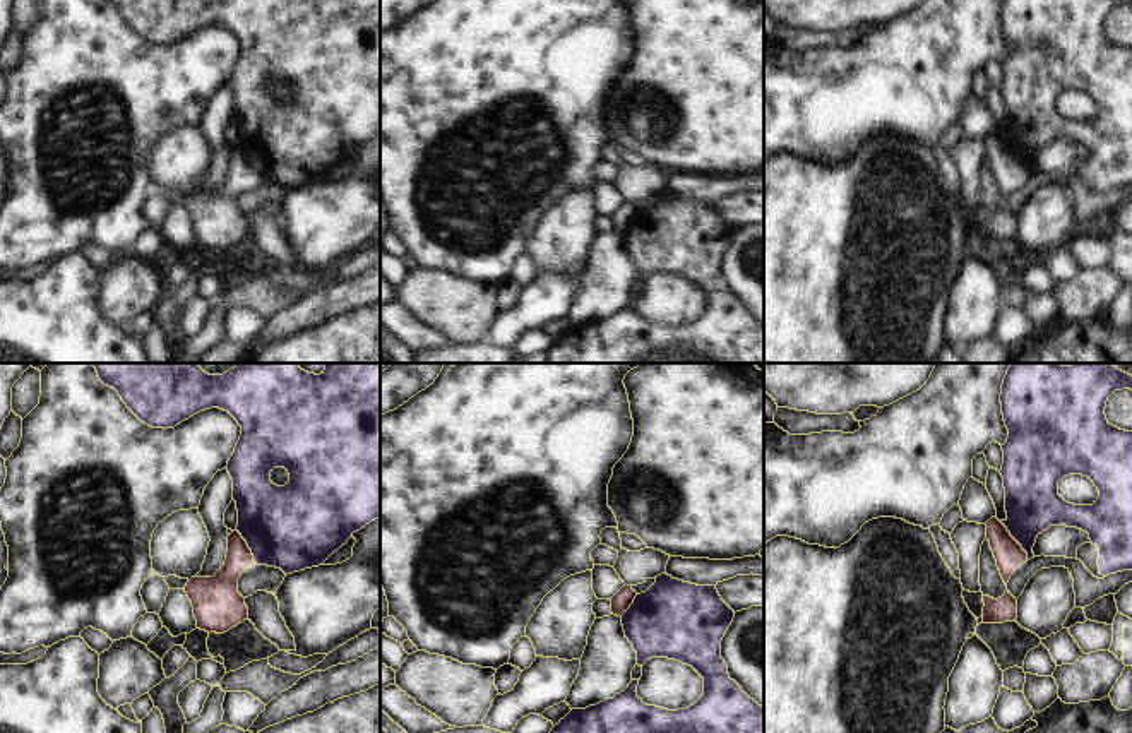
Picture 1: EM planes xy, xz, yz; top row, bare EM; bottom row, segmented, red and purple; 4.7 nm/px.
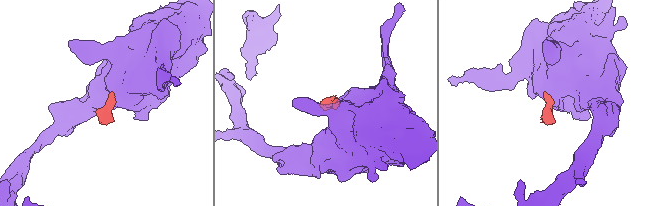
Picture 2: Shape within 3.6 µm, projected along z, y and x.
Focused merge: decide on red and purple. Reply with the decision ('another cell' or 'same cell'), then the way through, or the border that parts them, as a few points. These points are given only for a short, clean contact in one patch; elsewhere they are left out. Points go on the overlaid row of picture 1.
another cell; border along yz (999, 521), (1028, 559)

